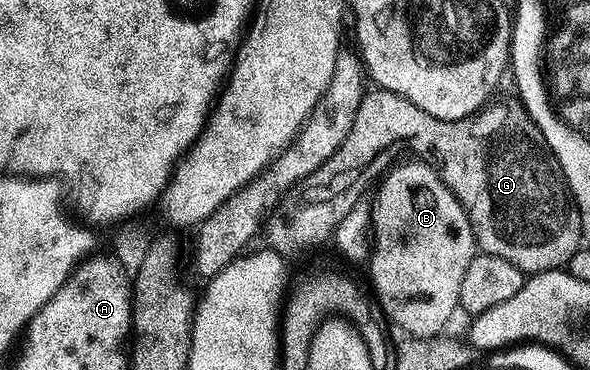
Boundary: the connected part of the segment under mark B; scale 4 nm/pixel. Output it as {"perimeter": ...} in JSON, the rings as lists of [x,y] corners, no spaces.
{"perimeter":[[[413,159],[410,165],[401,165],[398,169],[390,168],[384,174],[383,180],[377,199],[372,200],[372,231],[373,235],[373,258],[369,261],[369,277],[373,280],[373,289],[377,292],[376,304],[379,306],[382,314],[388,320],[393,320],[405,335],[412,337],[433,337],[437,334],[444,334],[447,327],[445,324],[453,317],[453,312],[458,312],[461,300],[459,299],[459,287],[463,287],[463,274],[467,271],[467,267],[471,267],[471,259],[476,257],[479,250],[477,248],[477,240],[473,234],[471,223],[467,219],[467,211],[463,211],[463,207],[459,203],[459,199],[455,199],[455,195],[441,181],[441,175],[436,173],[430,165],[422,163],[420,160]]]}

